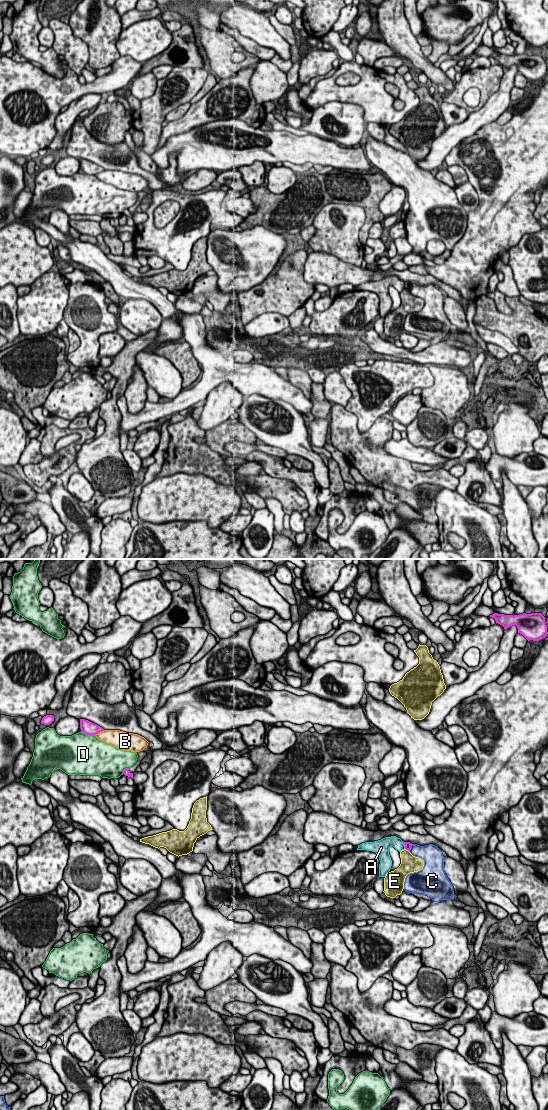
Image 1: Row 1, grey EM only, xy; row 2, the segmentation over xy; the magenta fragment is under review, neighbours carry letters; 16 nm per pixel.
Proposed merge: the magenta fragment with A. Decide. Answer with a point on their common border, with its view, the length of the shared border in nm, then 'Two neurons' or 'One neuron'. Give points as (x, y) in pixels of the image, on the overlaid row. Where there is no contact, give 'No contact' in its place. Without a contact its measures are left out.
Touches magenta at xy (404, 844). Shared border 110 nm. Two neurons

